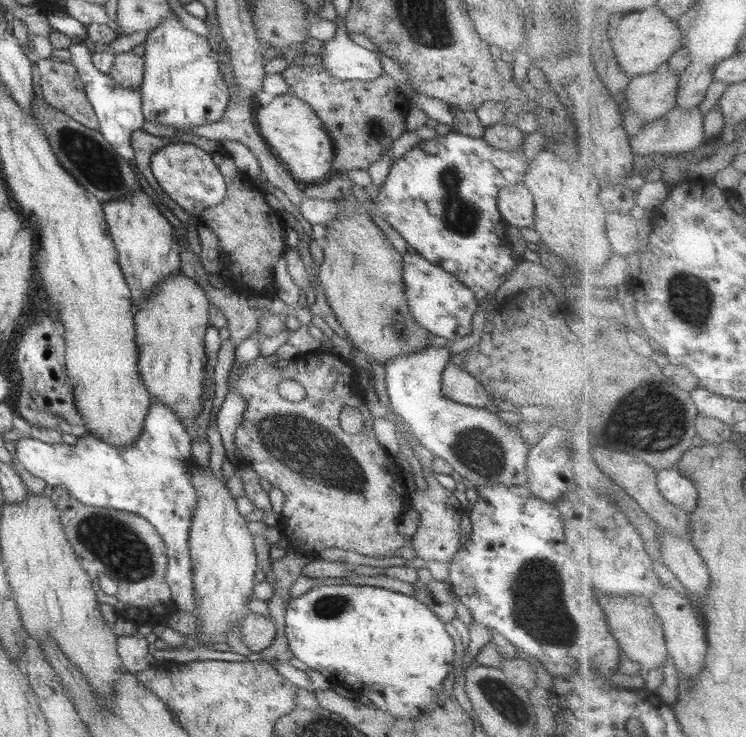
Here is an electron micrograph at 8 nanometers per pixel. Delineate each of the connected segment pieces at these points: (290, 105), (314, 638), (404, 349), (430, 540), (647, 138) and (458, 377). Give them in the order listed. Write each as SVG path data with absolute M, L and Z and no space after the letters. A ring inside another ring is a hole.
M291 92L278 95L269 104L260 104L256 110L256 122L260 126L259 133L271 152L285 164L302 186L328 179L326 174L333 166L331 162L335 155L335 146L323 122L307 102Z
M325 585L316 586L308 592L294 597L286 608L285 634L288 639L289 650L298 660L301 660L312 670L318 670L328 678L329 682L335 686L346 684L350 690L362 690L362 694L372 701L378 709L388 712L393 717L407 720L420 718L422 713L430 711L430 705L436 703L438 693L442 692L442 682L448 678L448 674L453 672L454 662L454 640L445 629L445 622L430 610L428 606L416 600L412 595L404 595L390 589L374 587L369 585Z
M350 212L346 213L346 216L334 218L326 224L326 237L321 240L320 245L324 250L324 262L318 268L319 281L324 287L327 302L344 327L350 343L360 352L364 352L362 357L371 356L385 365L392 358L408 356L430 346L428 337L432 334L411 318L405 300L406 285L404 285L402 255L393 248L388 238L369 216L361 212Z
M432 470L432 475L425 478L428 487L426 490L422 491L417 489L410 495L410 504L413 509L418 511L420 514L420 521L418 523L417 531L411 536L410 546L416 550L418 556L424 560L433 560L438 562L452 562L454 555L458 552L460 546L460 538L462 538L462 528L460 528L460 517L462 514L462 504L453 495L453 492L446 489L444 486L440 485L438 481L434 478L434 472Z
M700 107L692 110L674 108L656 122L644 125L631 139L635 154L643 158L655 153L686 153L707 140L704 136L704 114Z
M452 360L443 370L441 393L448 399L474 408L490 405L491 392L468 371L453 364Z

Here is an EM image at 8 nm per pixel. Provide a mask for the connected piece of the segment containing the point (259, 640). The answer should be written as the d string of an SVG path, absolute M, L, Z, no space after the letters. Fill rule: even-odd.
M248 613L241 620L242 640L251 652L260 653L276 638L276 625L270 615Z

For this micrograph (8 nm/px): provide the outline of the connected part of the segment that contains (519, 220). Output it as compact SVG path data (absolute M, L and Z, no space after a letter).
M523 182L502 187L497 194L497 208L508 226L512 225L520 230L533 229L535 220L533 196Z

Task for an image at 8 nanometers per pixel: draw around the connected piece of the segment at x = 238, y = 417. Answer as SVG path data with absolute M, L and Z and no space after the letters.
M230 390L225 397L220 411L218 411L216 419L217 427L225 446L225 454L237 467L242 467L242 454L240 454L236 444L234 444L234 433L242 422L242 415L246 407L243 398L235 390Z

